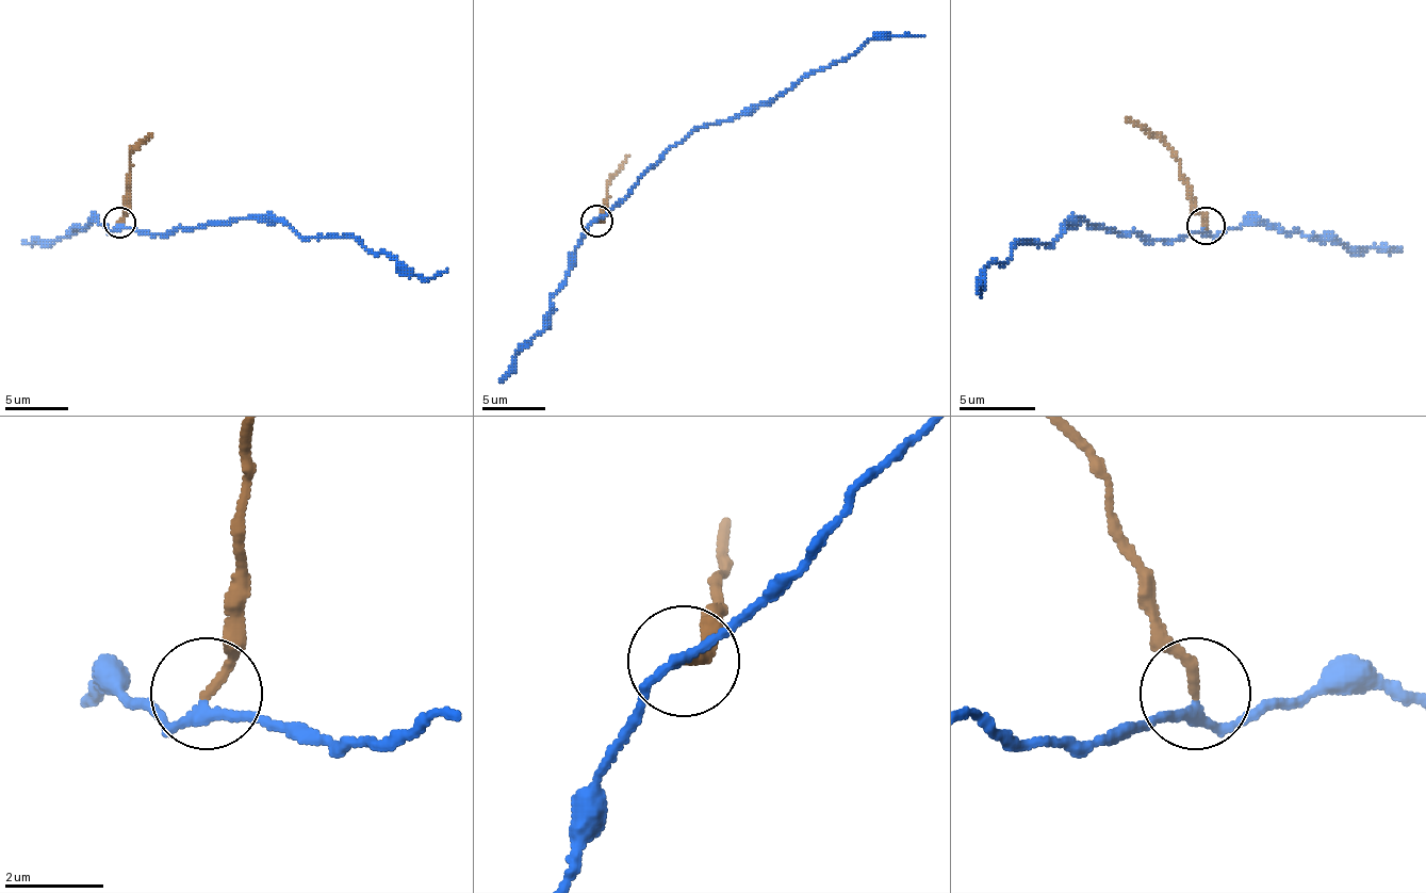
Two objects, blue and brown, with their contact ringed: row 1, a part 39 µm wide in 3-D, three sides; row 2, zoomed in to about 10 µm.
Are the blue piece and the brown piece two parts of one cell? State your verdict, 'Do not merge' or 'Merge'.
Do not merge

